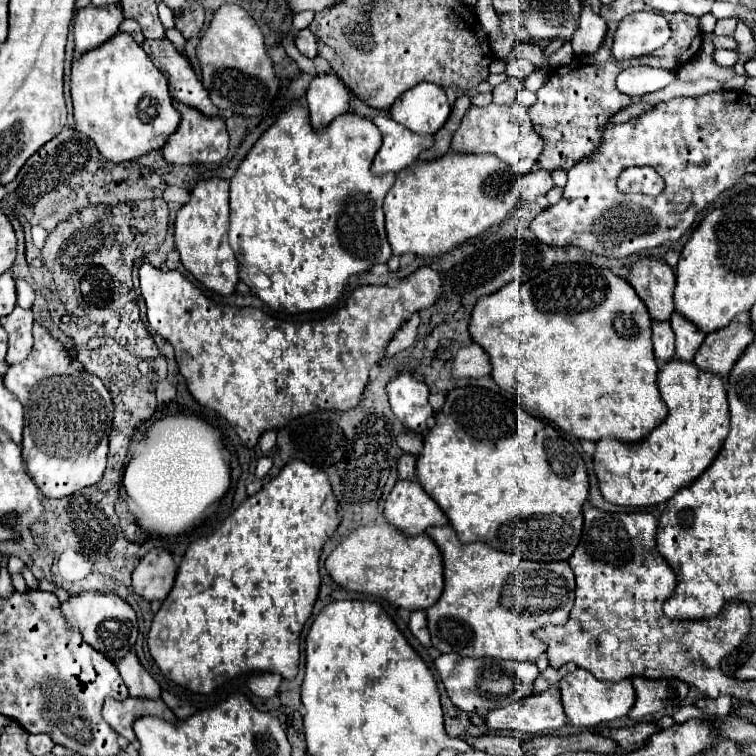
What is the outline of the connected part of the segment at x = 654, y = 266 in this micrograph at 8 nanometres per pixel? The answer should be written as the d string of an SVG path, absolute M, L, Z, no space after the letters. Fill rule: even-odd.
M639 257L627 265L629 285L637 291L655 321L667 321L673 313L673 269L657 257Z

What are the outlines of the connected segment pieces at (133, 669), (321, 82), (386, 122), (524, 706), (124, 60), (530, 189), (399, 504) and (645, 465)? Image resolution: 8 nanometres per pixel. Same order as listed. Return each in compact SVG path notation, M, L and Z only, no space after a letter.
M129 651L117 663L117 669L119 669L131 697L149 697L149 699L159 697L159 693L161 693L159 683L143 669L143 665L139 663L139 659L133 651Z
M333 73L315 75L307 89L307 105L311 111L313 129L321 131L337 115L349 109L349 89Z
M389 115L373 117L373 123L383 133L383 145L377 151L371 171L375 175L383 173L399 173L401 169L409 167L423 149L433 145L433 135L419 135L409 131L407 127L393 121Z
M559 687L533 693L533 697L525 697L507 707L493 709L487 715L489 729L515 729L531 735L557 731L565 723L567 717L561 707Z
M129 33L115 35L115 39L107 39L103 47L95 47L87 55L73 61L71 67L71 97L73 97L73 111L75 111L75 125L77 131L91 137L103 153L105 159L113 163L123 163L141 157L143 153L161 149L169 135L175 133L179 125L179 111L171 103L171 95L167 89L167 77L153 65L147 53L131 39Z
M537 169L537 171L531 171L529 175L521 175L517 179L517 187L523 201L535 201L537 195L545 195L553 187L551 173Z
M397 481L385 501L387 521L407 535L425 533L427 527L447 525L441 507L423 491L417 481Z
M671 359L671 363L661 367L657 377L663 377L659 385L669 409L663 423L635 443L615 437L595 441L595 475L609 503L635 509L665 503L713 463L729 433L729 405L721 375L703 371L695 363Z

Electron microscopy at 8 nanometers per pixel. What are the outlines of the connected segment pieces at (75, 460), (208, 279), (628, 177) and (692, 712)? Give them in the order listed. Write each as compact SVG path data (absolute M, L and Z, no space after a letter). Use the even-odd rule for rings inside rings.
M39 321L33 325L33 339L33 351L23 363L11 365L3 381L25 407L23 459L27 473L45 497L61 499L101 481L109 451L113 401L103 381L73 369L69 351Z
M213 177L199 181L191 189L189 201L177 211L175 219L175 247L181 253L185 269L207 289L229 295L235 291L239 281L237 277L237 259L227 241L229 229L229 181Z
M629 167L617 181L617 189L621 193L643 193L655 197L663 191L663 187L663 177L659 177L651 167Z
M685 705L673 715L675 723L685 723L687 719L705 719L705 715L695 705Z

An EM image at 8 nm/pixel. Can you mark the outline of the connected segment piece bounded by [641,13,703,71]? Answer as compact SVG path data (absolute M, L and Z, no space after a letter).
M665 13L669 25L671 25L671 39L665 47L659 51L653 51L651 55L643 57L643 65L663 67L675 71L681 67L683 61L693 59L701 51L703 33L699 29L699 19L687 13Z

